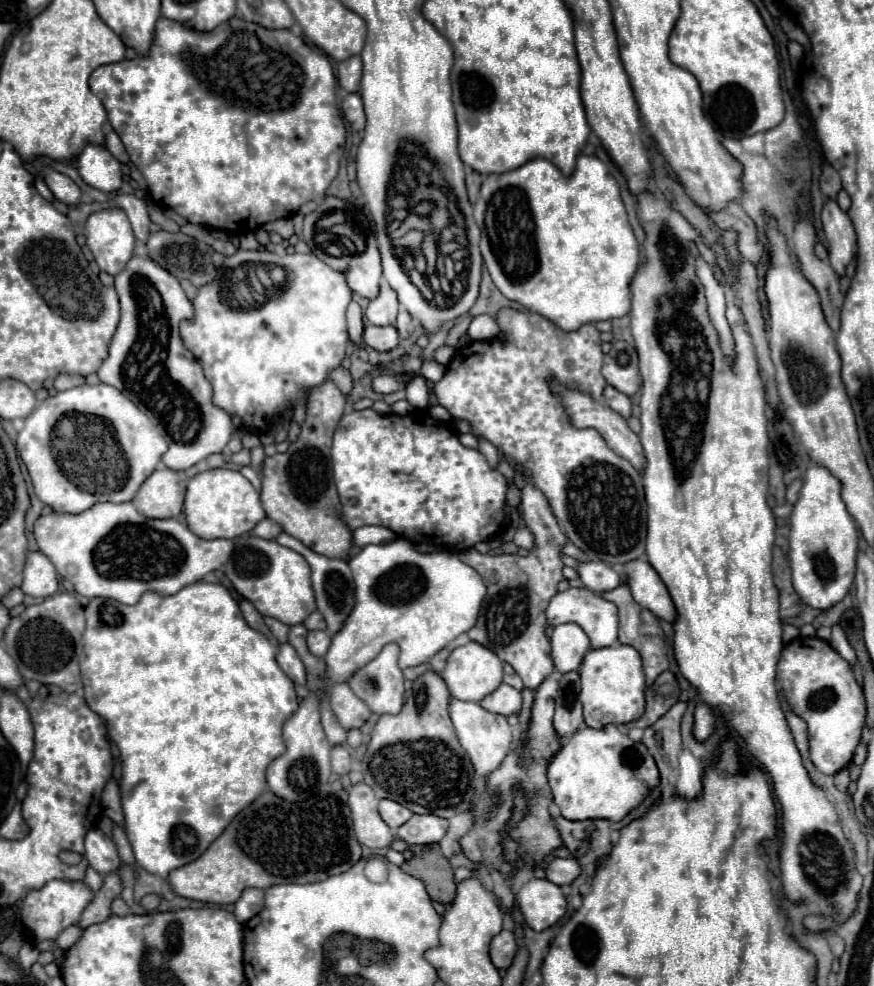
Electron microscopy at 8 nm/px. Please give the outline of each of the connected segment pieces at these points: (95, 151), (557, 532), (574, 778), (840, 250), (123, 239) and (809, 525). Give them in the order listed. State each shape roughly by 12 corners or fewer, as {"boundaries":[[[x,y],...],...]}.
{"boundaries":[[[99,145],[77,159],[81,179],[103,193],[121,189],[121,163]],[[521,489],[527,555],[457,557],[487,585],[469,639],[527,689],[555,671],[545,609],[567,535],[545,495]],[[617,725],[577,731],[547,777],[571,821],[621,821],[659,785]],[[825,201],[829,263],[841,277],[853,257],[855,229],[845,211]],[[121,209],[87,221],[87,247],[115,277],[133,257],[135,235]],[[811,461],[789,517],[803,603],[825,611],[855,577],[857,525]]]}

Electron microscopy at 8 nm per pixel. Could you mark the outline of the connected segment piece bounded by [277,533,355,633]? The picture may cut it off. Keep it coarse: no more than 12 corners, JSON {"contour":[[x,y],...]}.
{"contour":[[287,533],[277,543],[311,565],[317,609],[337,633],[355,605],[347,561],[323,557]]}

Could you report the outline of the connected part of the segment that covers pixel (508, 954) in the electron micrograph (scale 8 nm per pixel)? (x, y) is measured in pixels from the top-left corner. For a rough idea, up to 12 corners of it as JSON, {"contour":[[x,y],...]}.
{"contour":[[503,929],[491,941],[491,961],[507,969],[517,953],[511,929]]}

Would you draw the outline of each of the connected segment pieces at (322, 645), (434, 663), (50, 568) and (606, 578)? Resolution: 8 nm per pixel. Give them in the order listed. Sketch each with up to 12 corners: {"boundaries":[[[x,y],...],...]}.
{"boundaries":[[[309,631],[307,647],[323,657],[331,645],[327,631]],[[449,649],[439,651],[429,661],[429,669],[441,673],[445,669]],[[41,551],[29,553],[21,591],[31,597],[57,593],[55,565]],[[583,561],[581,583],[595,593],[621,585],[621,577],[603,561]]]}

